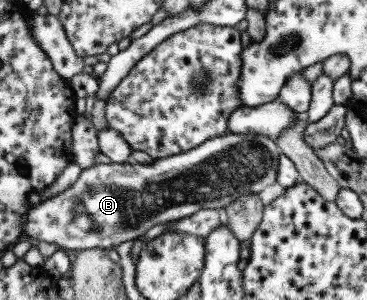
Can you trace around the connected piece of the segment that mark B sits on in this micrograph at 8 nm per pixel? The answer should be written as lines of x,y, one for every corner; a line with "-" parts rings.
229,132
226,136
207,140
198,148
162,160
154,160
149,165
134,163
132,160
124,164
94,165
82,170
81,176
63,193
40,203
24,214
24,236
33,242
54,242
62,250
84,250
96,246
112,249
124,241
142,237
159,223
179,220
201,210
223,211
240,197
261,193
276,182
281,155
275,141
265,136
236,135

